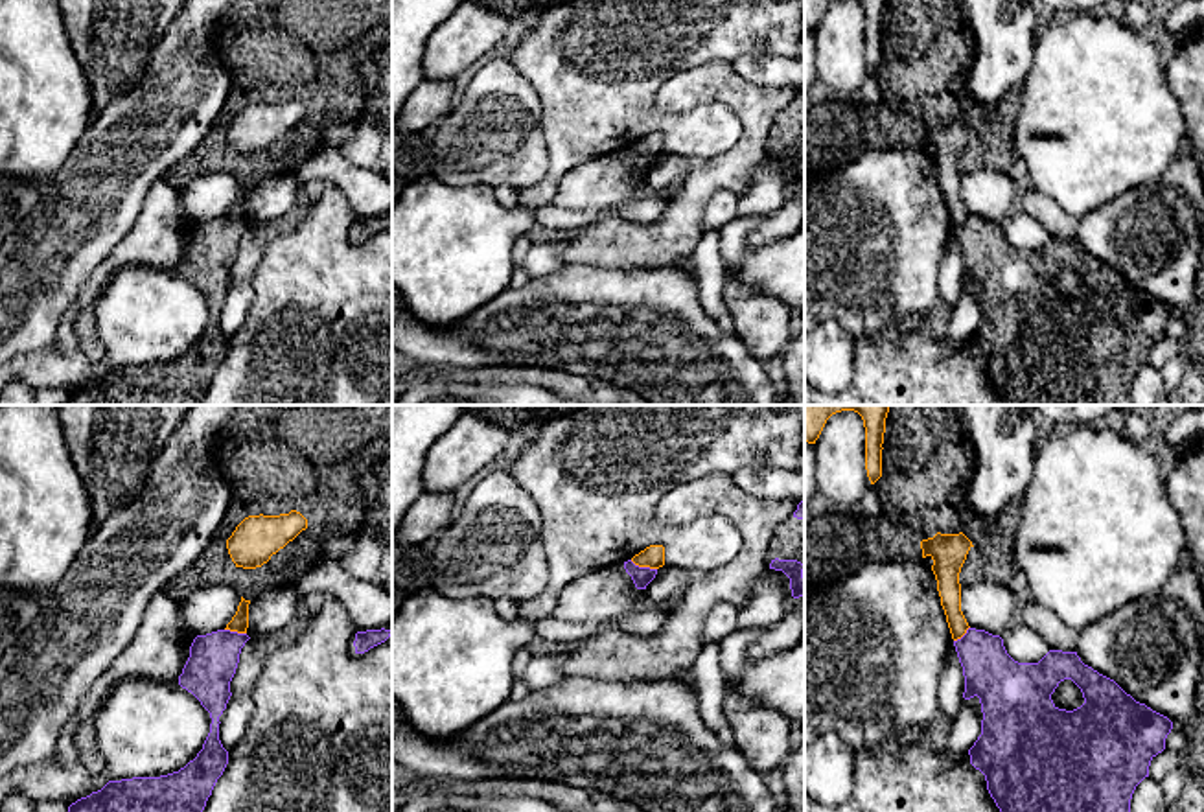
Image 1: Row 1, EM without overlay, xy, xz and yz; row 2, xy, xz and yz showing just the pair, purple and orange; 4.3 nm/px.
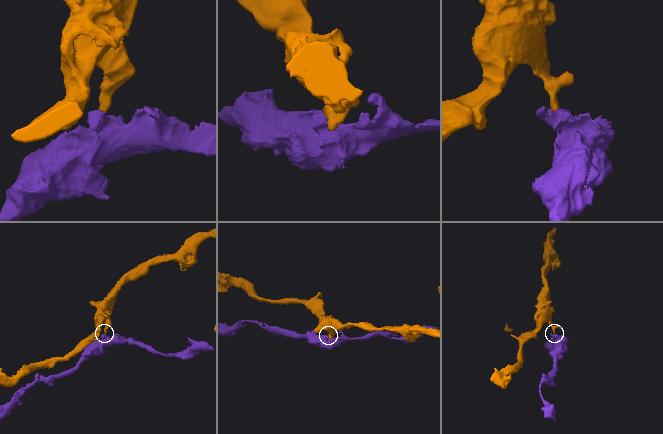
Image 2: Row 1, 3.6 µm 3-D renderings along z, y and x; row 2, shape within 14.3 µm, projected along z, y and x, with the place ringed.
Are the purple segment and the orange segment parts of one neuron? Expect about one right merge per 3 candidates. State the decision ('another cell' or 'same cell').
another cell

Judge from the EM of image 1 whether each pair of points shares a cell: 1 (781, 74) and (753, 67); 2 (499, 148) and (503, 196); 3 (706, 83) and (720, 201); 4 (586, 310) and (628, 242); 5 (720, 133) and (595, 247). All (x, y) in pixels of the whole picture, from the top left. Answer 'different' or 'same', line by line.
1: same
2: different
3: different
4: different
5: different

